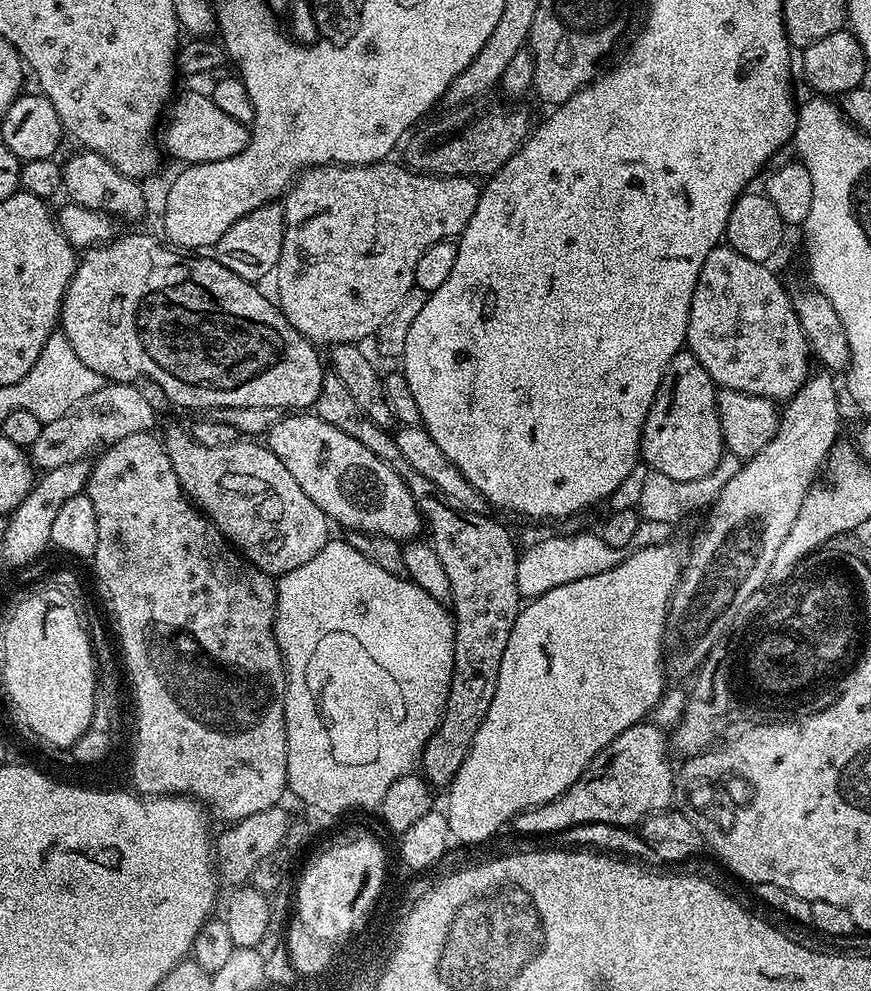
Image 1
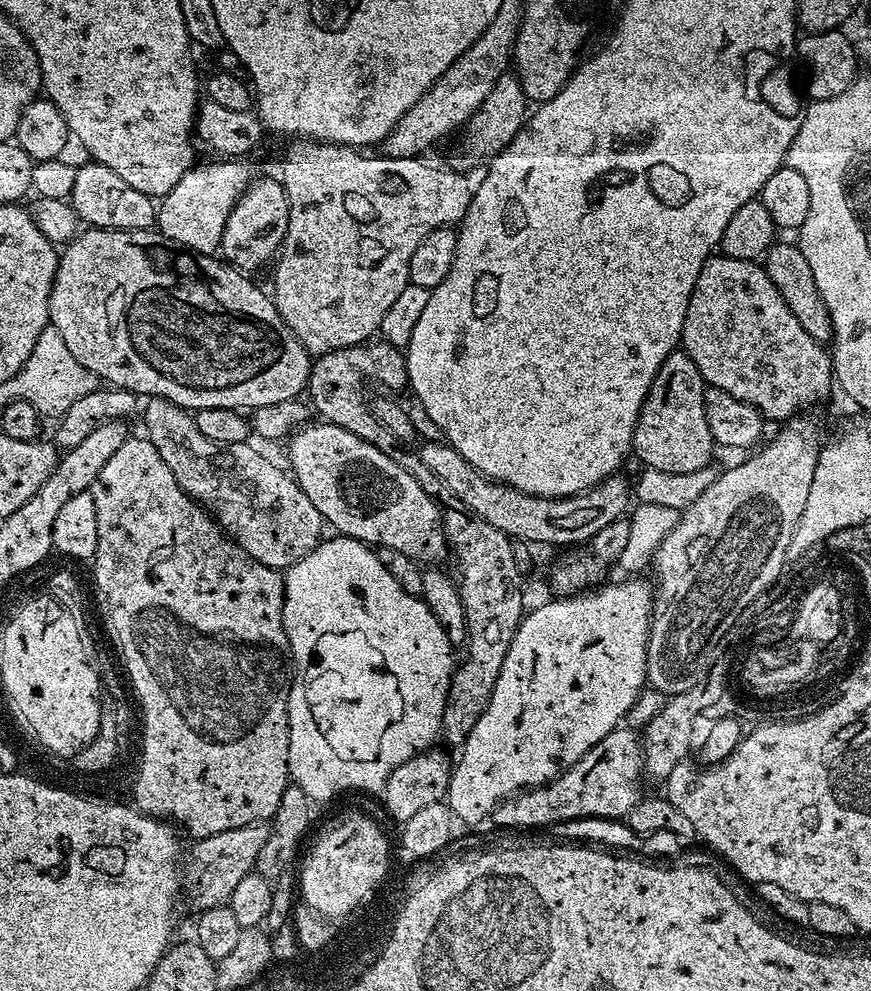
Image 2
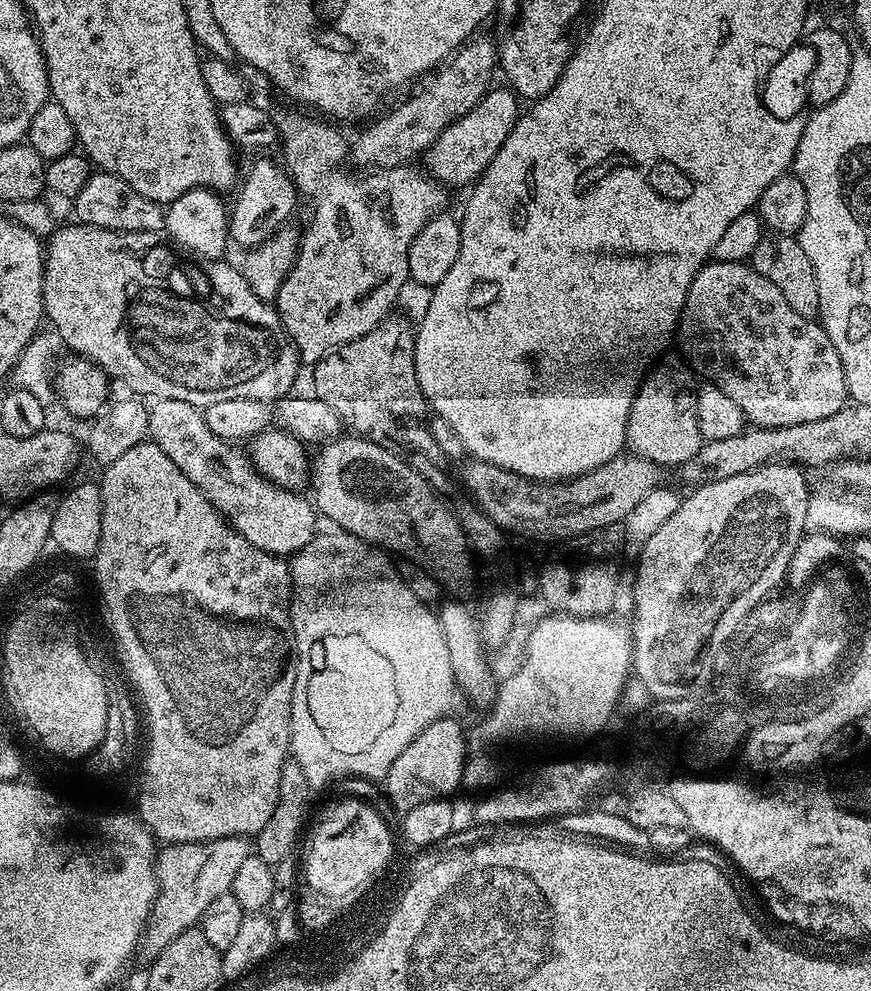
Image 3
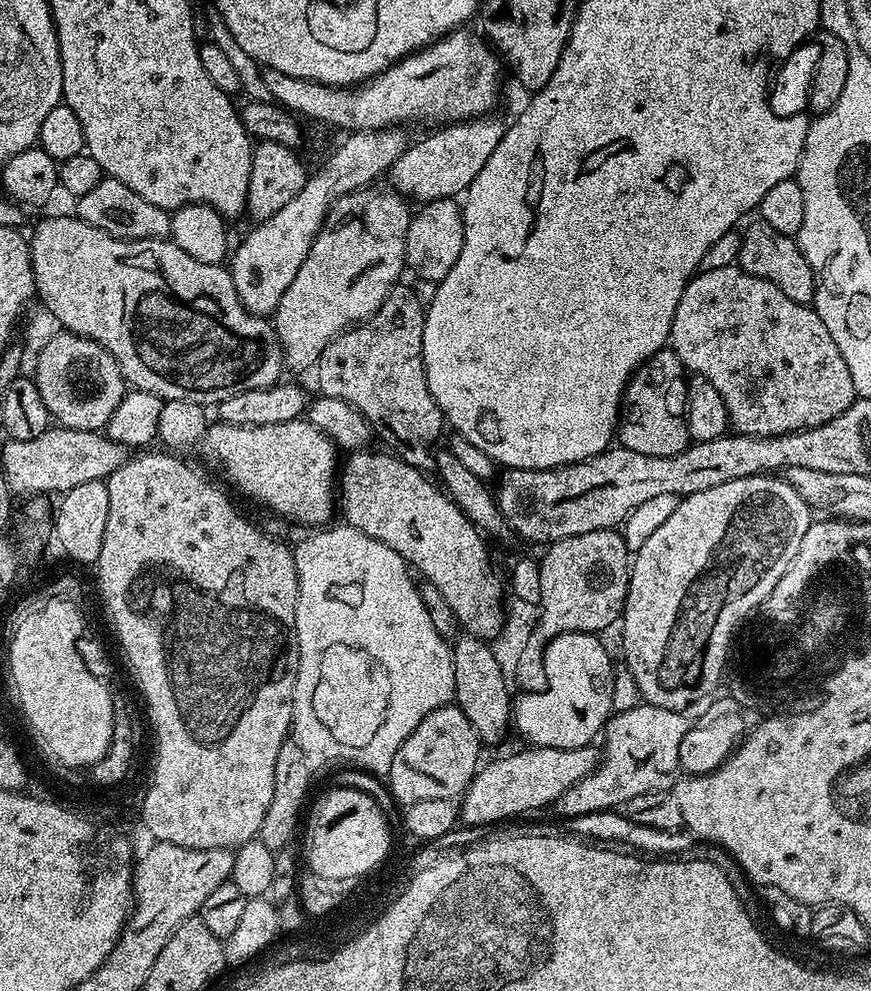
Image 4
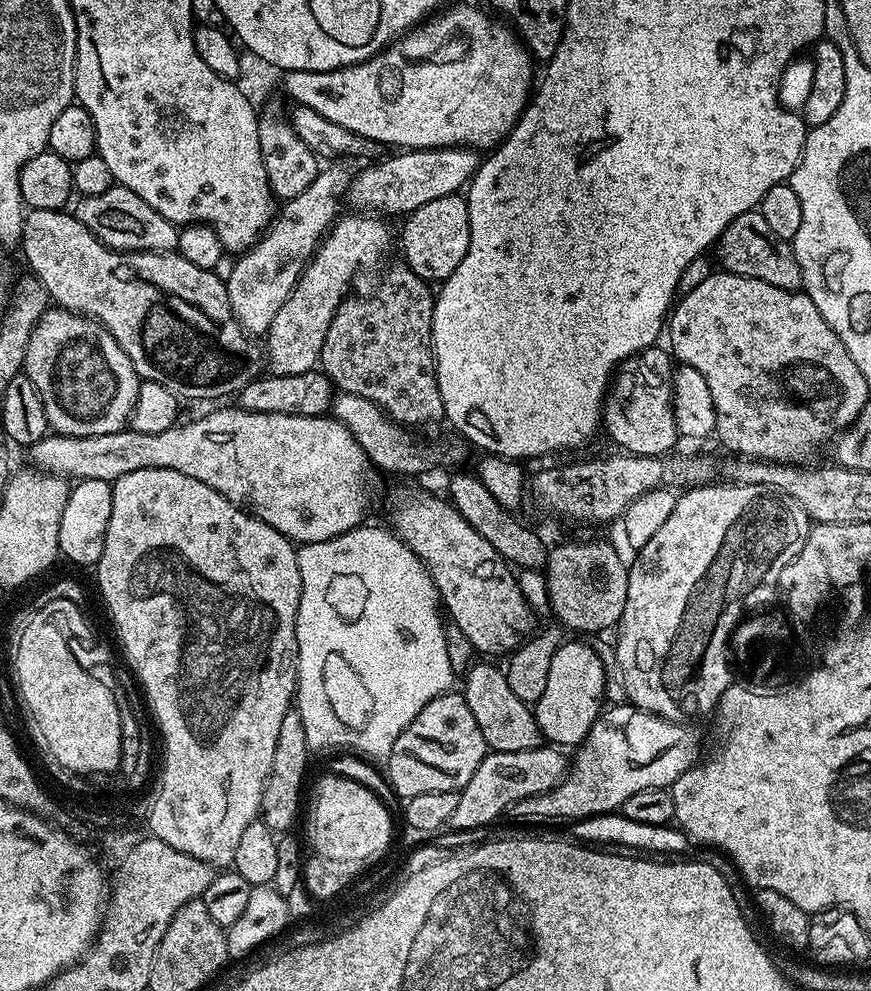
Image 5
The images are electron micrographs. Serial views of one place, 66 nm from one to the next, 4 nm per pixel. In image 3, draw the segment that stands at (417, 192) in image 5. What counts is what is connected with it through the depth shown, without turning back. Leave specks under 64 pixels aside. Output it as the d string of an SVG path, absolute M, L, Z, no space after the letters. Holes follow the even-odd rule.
M507 86L493 87L466 115L450 122L450 126L446 126L442 134L438 134L438 138L429 146L426 153L427 175L445 186L468 186L479 180L486 166L490 166L494 154L502 150L502 142L510 138L510 130L514 130L521 115L522 104L516 93Z

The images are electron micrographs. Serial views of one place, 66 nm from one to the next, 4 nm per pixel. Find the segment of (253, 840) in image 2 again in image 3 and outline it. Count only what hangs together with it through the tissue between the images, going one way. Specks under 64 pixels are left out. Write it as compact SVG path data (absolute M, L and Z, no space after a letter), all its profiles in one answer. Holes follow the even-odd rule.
M242 836L161 847L156 854L156 900L152 903L148 925L144 927L143 937L138 945L139 959L144 959L144 962L155 960L158 954L162 954L162 950L166 950L166 946L170 946L170 942L174 942L174 938L178 938L178 934L182 934L188 928L197 927L210 903L222 895L231 893L234 877L238 875L238 869L242 866L242 862L246 862L248 855L250 855L250 844Z

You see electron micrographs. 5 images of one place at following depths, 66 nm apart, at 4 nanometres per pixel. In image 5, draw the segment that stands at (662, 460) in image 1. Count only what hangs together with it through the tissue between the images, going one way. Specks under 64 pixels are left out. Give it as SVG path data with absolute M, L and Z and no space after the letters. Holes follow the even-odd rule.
M653 346L636 353L630 361L632 380L617 375L610 392L614 397L628 396L617 404L605 403L602 408L602 428L617 444L617 449L634 456L666 456L678 441L674 410L672 409L672 374L674 360L667 347Z

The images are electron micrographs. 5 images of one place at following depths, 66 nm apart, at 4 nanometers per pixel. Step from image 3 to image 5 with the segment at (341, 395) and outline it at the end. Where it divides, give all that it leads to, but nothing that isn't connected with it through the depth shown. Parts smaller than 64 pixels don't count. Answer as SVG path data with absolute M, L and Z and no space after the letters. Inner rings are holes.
M407 266L392 268L373 296L360 296L357 300L346 298L326 330L326 342L322 342L319 371L326 373L340 392L358 394L358 398L370 398L387 416L396 422L412 424L436 424L445 419L442 394L438 390L436 356L432 352L432 319L434 318L434 292L429 281L418 278Z

